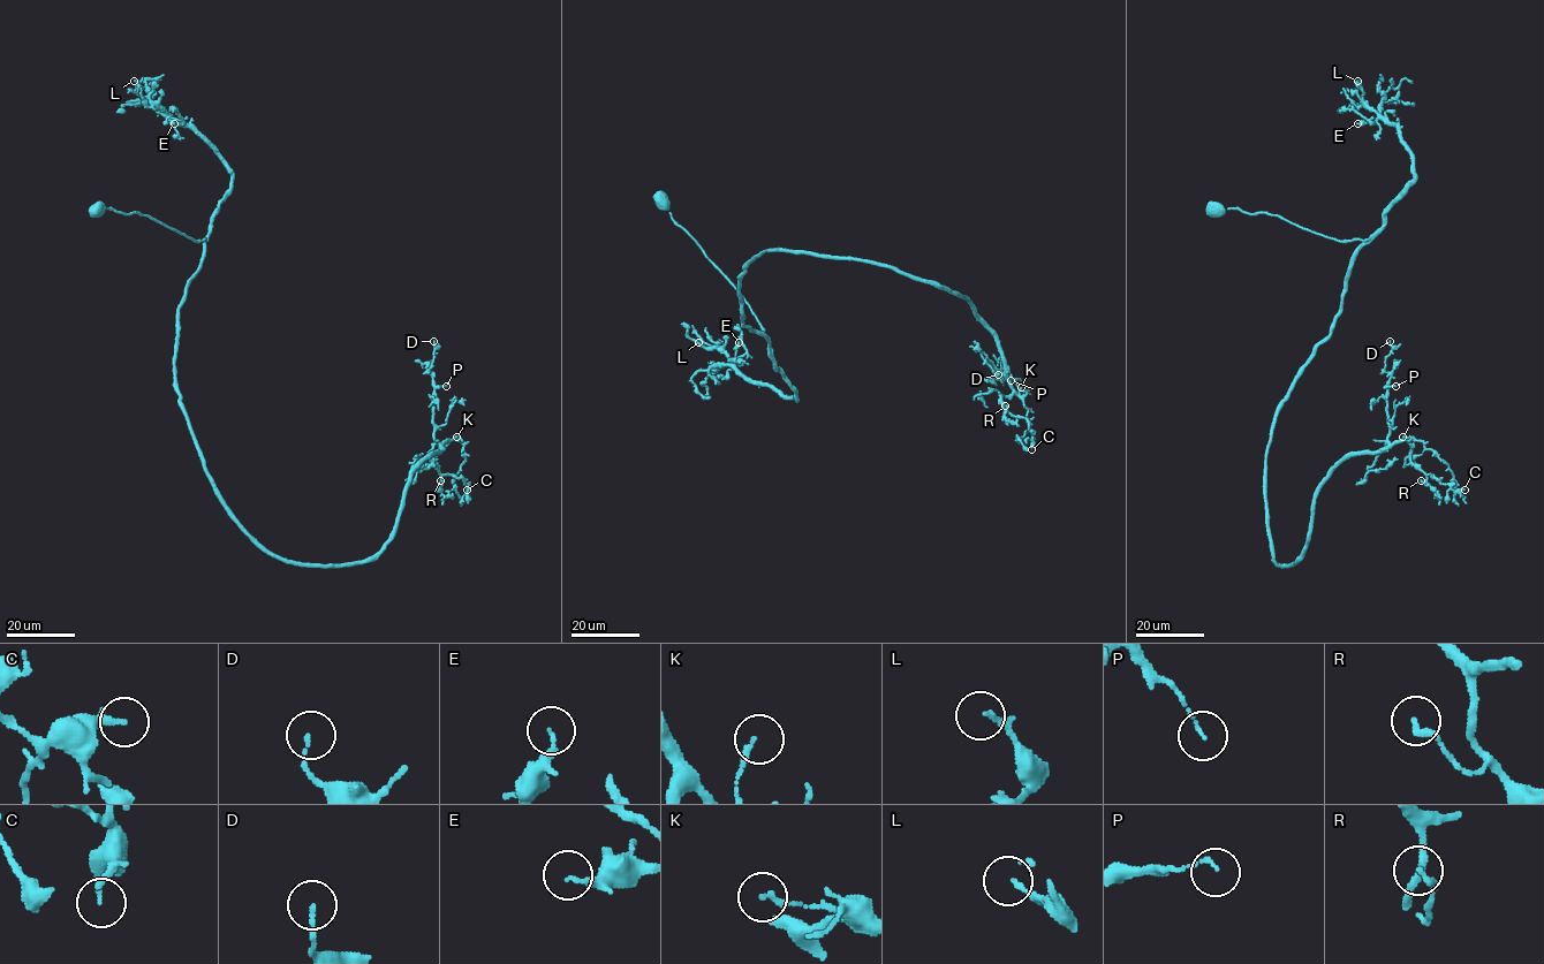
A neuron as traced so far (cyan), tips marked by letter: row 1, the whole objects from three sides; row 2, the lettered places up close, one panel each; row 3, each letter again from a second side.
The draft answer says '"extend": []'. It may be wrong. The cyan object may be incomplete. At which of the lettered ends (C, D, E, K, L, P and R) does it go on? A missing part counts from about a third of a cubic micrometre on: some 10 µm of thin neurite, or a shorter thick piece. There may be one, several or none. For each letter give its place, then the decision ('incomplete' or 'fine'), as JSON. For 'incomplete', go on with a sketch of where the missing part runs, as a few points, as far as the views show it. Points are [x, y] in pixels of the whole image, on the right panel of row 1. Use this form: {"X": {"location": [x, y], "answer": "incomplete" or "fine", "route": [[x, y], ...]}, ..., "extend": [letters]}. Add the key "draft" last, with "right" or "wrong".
{"C": {"location": [1465, 490], "answer": "fine"}, "D": {"location": [1390, 341], "answer": "fine"}, "E": {"location": [1357, 123], "answer": "fine"}, "K": {"location": [1402, 437], "answer": "fine"}, "L": {"location": [1357, 81], "answer": "fine"}, "P": {"location": [1395, 386], "answer": "fine"}, "R": {"location": [1421, 480], "answer": "fine"}, "extend": [], "draft": "right"}

